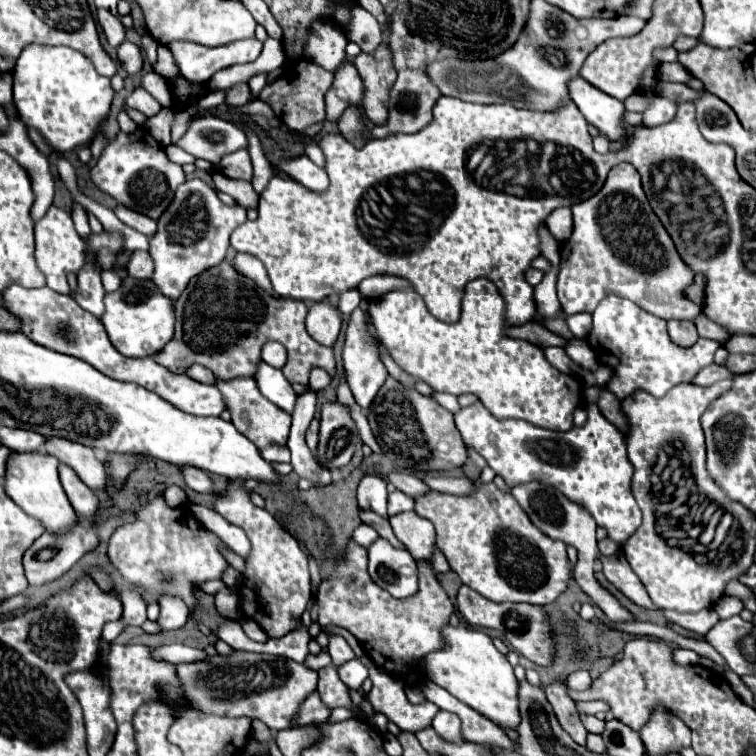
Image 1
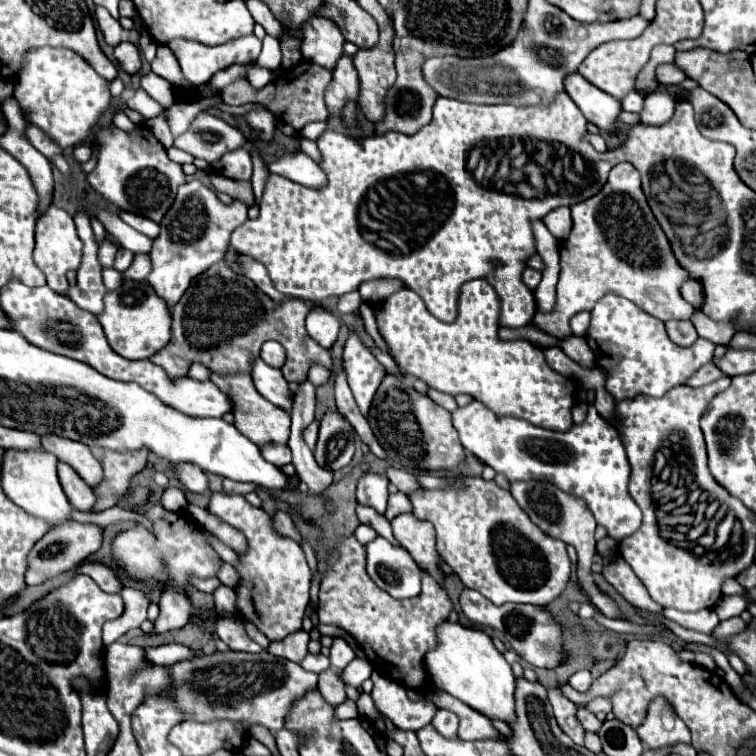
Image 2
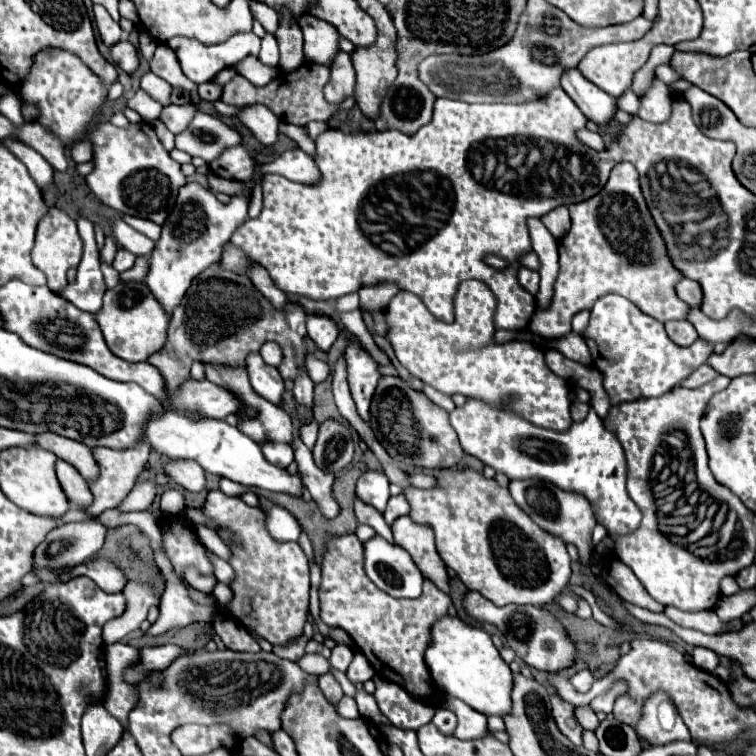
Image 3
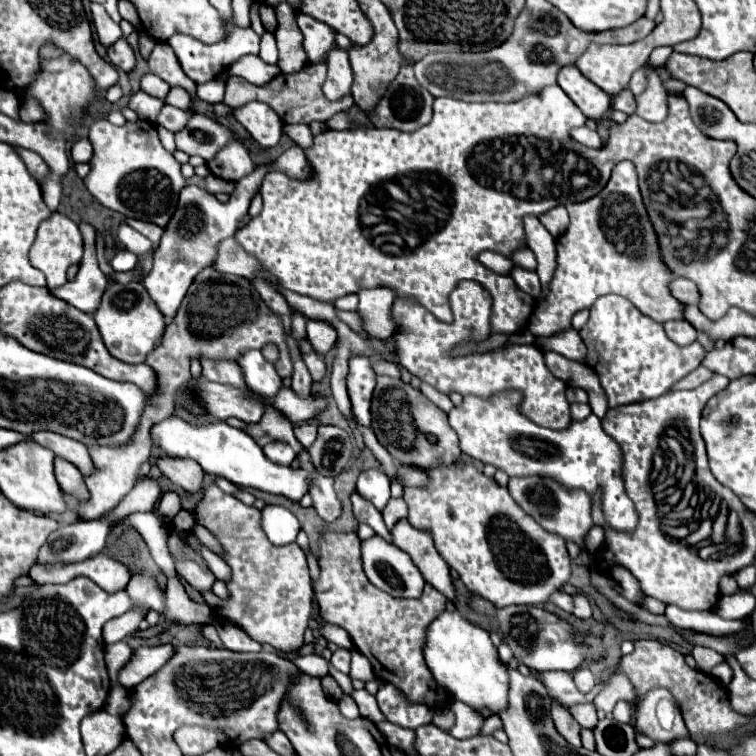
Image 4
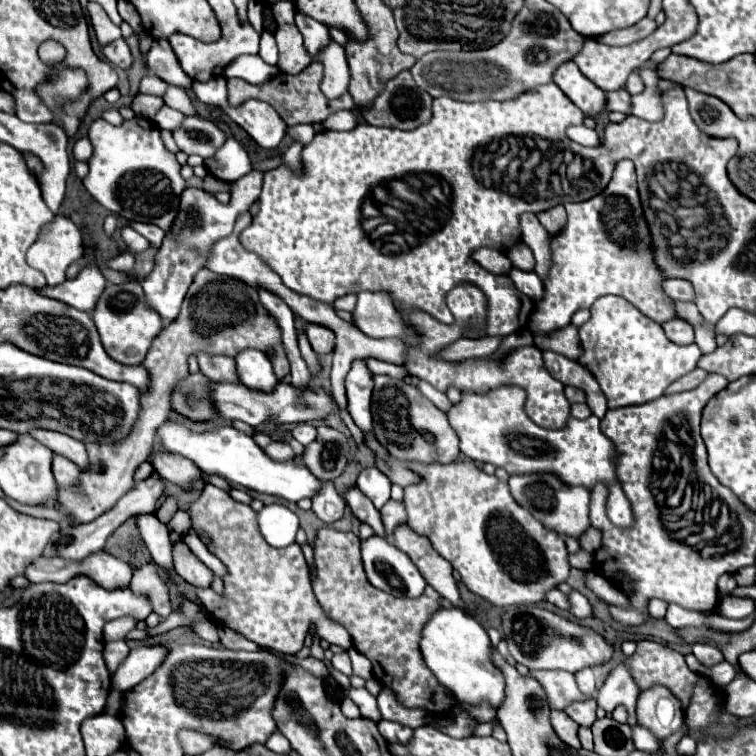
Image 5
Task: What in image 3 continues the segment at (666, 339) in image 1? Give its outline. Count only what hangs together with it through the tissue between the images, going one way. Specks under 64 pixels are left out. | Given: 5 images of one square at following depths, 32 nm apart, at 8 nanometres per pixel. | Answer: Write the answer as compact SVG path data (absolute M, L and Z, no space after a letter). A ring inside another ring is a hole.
M606 294L594 304L590 310L590 324L582 336L590 348L594 366L604 376L604 388L612 404L666 394L698 366L706 364L706 358L714 352L712 344L702 338L688 348L676 346L668 338L662 322L642 314L638 306L616 294Z

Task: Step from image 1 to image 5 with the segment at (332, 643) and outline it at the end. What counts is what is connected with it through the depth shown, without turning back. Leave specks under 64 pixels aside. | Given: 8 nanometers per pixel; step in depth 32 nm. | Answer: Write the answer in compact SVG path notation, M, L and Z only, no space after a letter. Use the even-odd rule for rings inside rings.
M338 652L338 654L334 654L330 662L332 662L332 666L334 666L336 670L340 670L342 674L346 674L346 676L350 676L350 674L352 674L352 668L350 668L350 656L348 656L348 652Z

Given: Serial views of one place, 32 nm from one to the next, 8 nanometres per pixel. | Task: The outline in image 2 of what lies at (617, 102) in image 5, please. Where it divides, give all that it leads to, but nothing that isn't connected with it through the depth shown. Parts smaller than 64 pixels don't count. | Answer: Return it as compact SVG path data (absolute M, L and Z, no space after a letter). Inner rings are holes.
M630 92L624 100L622 100L622 108L628 112L640 112L644 106L644 94L640 92Z

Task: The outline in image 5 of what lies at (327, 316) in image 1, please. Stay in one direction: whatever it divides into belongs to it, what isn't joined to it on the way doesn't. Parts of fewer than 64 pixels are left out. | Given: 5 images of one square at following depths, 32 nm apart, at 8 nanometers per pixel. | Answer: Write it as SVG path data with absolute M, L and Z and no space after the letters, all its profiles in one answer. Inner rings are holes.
M308 322L306 336L308 336L316 354L328 354L334 350L334 332L326 330L326 326L318 326L318 324Z

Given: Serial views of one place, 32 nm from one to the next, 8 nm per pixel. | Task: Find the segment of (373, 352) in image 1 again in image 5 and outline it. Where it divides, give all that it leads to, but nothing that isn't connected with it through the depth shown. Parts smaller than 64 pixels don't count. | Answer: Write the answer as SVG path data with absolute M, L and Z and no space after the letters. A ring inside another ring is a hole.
M354 360L346 376L346 394L348 394L348 412L354 418L360 430L372 430L370 414L370 396L374 388L374 374L368 370L366 360Z

